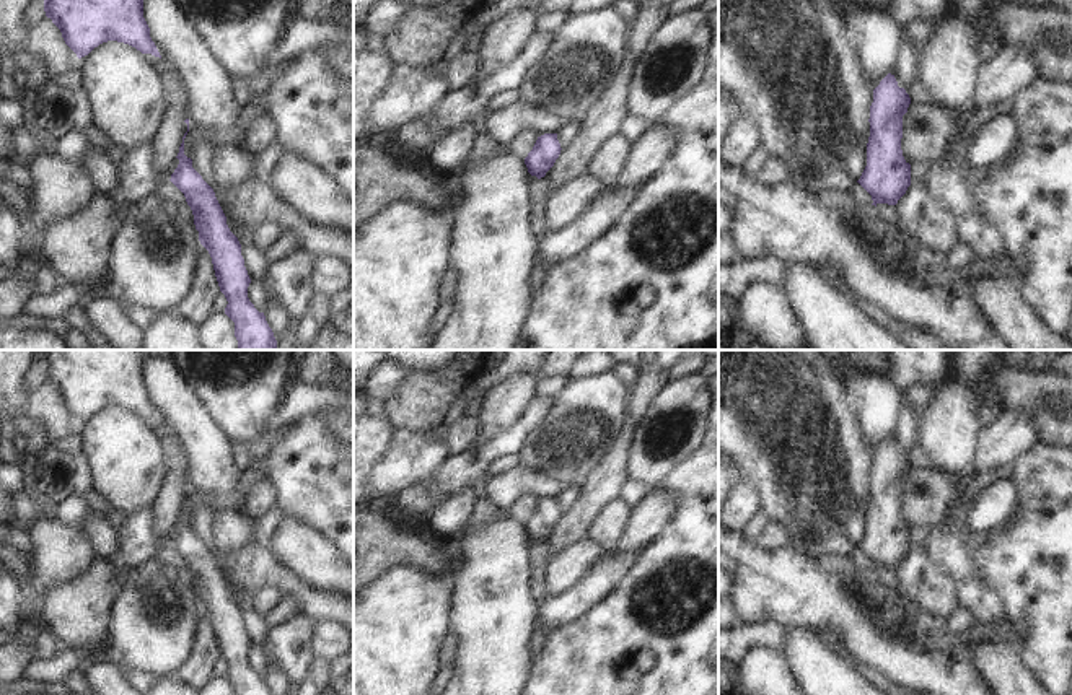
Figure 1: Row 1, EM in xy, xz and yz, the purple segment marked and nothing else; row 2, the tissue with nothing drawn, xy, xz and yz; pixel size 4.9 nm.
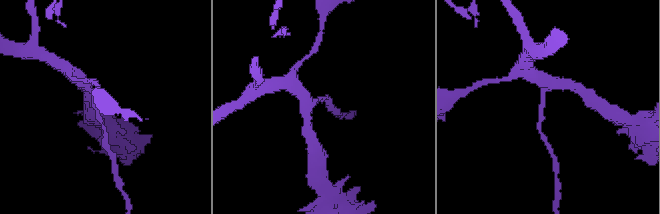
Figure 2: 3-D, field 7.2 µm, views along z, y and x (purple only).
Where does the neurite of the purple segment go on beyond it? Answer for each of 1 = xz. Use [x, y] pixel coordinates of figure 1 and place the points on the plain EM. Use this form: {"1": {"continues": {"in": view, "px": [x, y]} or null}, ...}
{"1": {"continues": null}}

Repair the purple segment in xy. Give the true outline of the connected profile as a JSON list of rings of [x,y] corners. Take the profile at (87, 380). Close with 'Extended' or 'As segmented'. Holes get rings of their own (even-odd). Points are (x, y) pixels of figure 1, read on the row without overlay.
[[[37,350],[46,381],[60,394],[78,423],[108,405],[160,422],[143,382],[138,350]]]. As segmented.

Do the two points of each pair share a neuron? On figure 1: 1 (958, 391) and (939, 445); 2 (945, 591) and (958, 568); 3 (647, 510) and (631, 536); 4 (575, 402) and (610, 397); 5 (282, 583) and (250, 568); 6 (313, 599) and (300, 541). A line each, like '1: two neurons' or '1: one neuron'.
1: one neuron
2: two neurons
3: one neuron
4: one neuron
5: one neuron
6: two neurons

